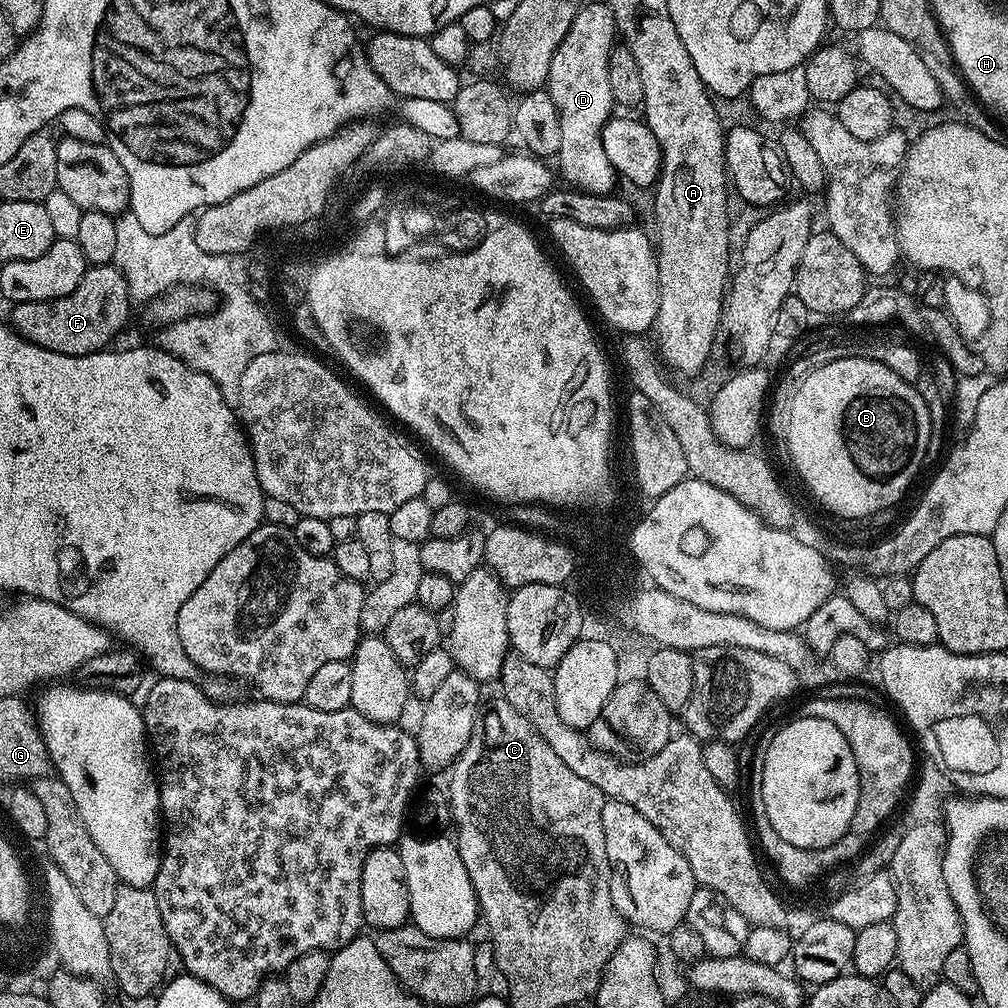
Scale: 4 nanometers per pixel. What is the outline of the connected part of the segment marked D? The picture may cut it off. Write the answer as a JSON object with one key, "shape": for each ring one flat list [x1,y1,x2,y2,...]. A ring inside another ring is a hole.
{"shape":[[585,3,574,18,570,30,566,30,562,46,554,50,546,85,550,98,554,98,554,106,558,106,562,122,562,146,558,161,560,160,560,172,564,175,563,183,581,192,603,196,609,195,615,189,612,187,618,183,614,166,610,166,610,158,606,158,606,150,602,150,600,137,614,112,606,70,617,40,614,14,608,9,607,3]]}

